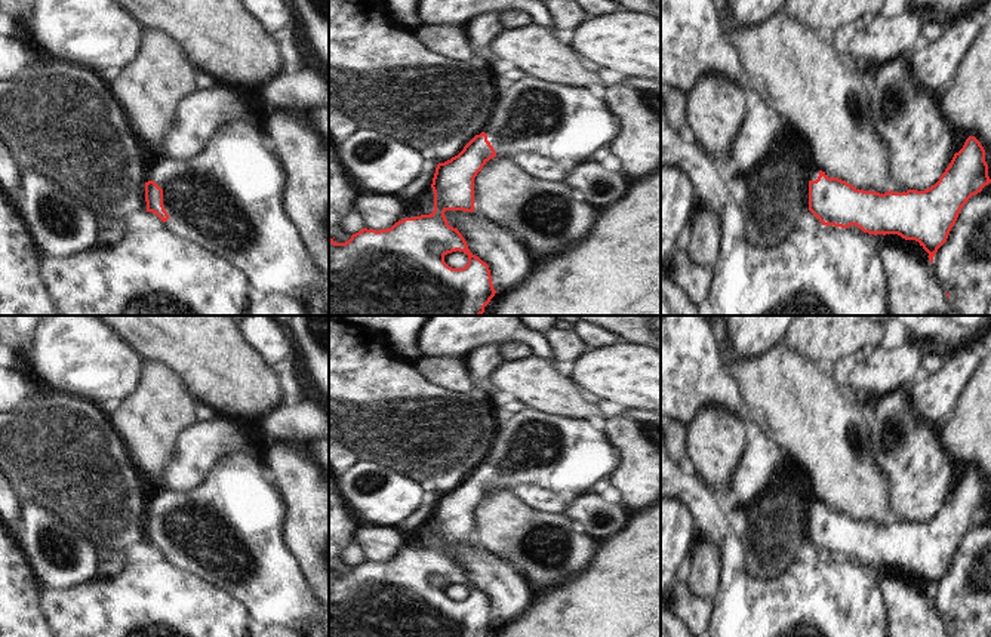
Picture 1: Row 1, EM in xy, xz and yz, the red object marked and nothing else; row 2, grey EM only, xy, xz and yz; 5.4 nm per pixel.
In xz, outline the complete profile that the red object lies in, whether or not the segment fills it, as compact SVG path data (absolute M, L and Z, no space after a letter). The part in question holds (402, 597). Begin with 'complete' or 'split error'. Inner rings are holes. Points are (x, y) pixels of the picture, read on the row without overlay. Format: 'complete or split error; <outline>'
split error; M511 407L501 416L484 462L458 487L437 496L431 516L434 542L430 547L404 550L387 561L363 560L345 575L329 570L329 637L487 637L496 625L489 597L470 584L444 544L474 544L474 510L496 487L513 489L523 483L560 493L570 502L588 493L594 481L604 480L618 462L619 456L607 444L604 433L587 419L572 421L532 407ZM456 582L468 587L464 600L444 594L444 588Z

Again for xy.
split error; M230 452L221 456L212 468L206 473L206 476L190 490L176 493L172 490L160 490L156 496L153 496L145 508L145 533L147 544L156 545L164 556L163 560L170 563L173 567L181 569L190 575L197 576L198 579L207 582L209 585L221 590L225 596L233 598L240 604L243 612L246 613L252 628L289 628L298 637L329 637L329 607L326 607L307 587L304 578L299 573L298 566L289 556L281 541L281 523L284 517L284 505L277 493L276 487L265 481L261 471L261 458L252 452Z

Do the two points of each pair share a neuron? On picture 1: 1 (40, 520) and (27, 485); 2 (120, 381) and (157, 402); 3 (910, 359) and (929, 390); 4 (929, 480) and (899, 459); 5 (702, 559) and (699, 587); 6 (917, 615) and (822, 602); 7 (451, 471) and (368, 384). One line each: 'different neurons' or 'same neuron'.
1: different neurons
2: different neurons
3: different neurons
4: same neuron
5: same neuron
6: different neurons
7: same neuron

